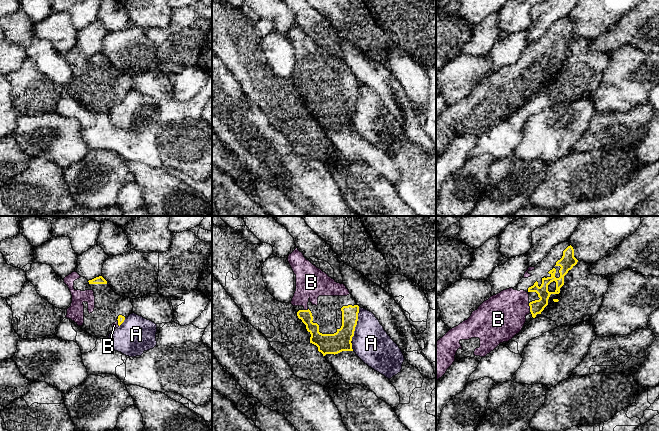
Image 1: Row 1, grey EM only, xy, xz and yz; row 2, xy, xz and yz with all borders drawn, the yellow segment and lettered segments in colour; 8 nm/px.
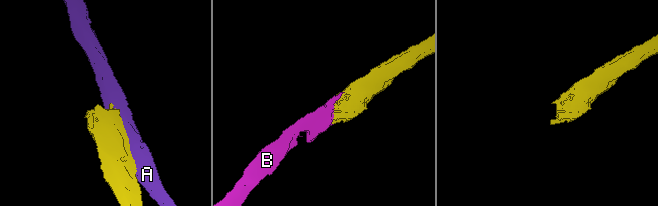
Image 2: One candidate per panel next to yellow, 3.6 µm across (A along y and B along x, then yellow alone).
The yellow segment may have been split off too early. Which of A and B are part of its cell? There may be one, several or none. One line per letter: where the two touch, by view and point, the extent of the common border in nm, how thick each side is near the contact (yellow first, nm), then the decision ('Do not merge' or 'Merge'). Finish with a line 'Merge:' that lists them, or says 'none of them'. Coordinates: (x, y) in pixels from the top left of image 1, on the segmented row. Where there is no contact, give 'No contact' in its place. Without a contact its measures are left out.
A: Touches yellow at xz (354, 329). Shared border 360 nm. Thickness 160 nm (yellow) against 300 nm. Do not merge
B: Touches yellow at yz (530, 307). Shared border 70 nm. Thickness 110 nm (yellow) against 360 nm. Merge
Merge: B

